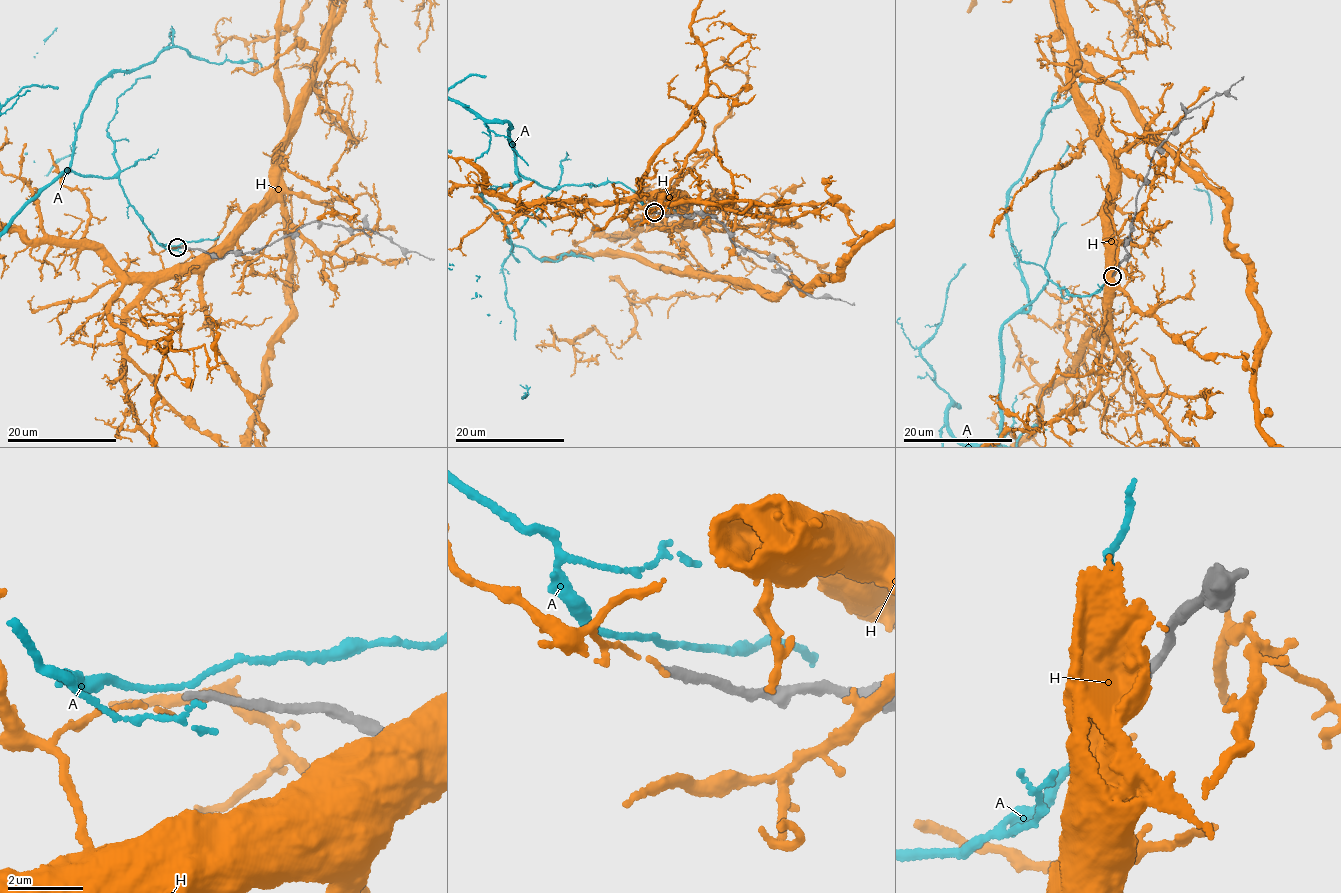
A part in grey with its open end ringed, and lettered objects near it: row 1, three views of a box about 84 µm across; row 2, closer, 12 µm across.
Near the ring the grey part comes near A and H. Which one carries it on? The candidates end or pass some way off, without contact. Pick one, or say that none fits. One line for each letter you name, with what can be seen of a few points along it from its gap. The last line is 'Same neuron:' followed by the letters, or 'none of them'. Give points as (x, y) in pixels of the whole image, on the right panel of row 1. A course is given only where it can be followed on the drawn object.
Same neuron: none of them

